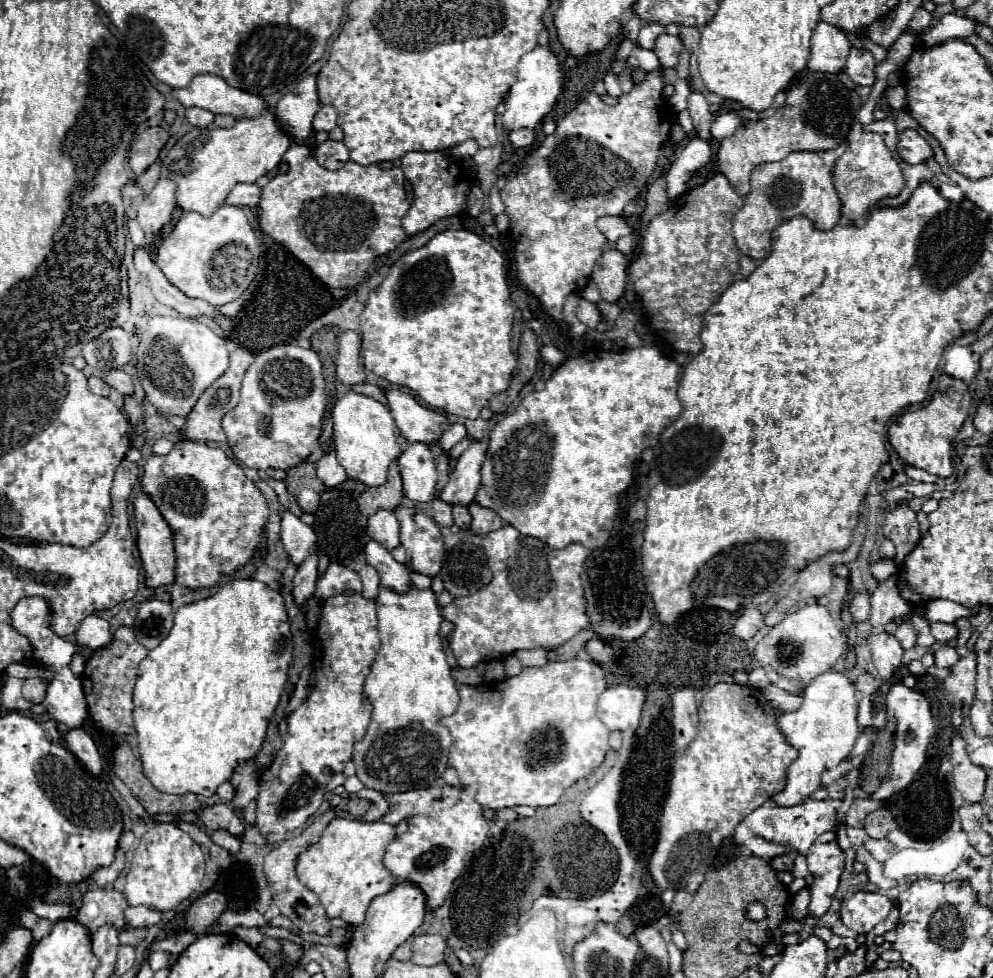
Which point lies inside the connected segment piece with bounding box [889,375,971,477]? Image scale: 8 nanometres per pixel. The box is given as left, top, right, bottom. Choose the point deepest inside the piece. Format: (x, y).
(922, 438)

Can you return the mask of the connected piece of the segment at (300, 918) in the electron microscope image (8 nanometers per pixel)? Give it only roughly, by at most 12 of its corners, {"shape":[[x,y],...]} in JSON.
{"shape":[[329,807],[299,837],[265,855],[273,903],[303,933],[329,935],[331,917],[299,883],[295,863],[335,819]]}

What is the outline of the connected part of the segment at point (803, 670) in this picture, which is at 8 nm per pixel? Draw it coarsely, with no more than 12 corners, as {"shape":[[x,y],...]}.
{"shape":[[827,607],[789,613],[755,647],[773,685],[801,693],[847,651]]}

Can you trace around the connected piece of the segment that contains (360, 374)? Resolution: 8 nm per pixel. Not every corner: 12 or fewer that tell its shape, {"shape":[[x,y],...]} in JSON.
{"shape":[[361,335],[339,337],[337,379],[345,385],[365,381]]}

